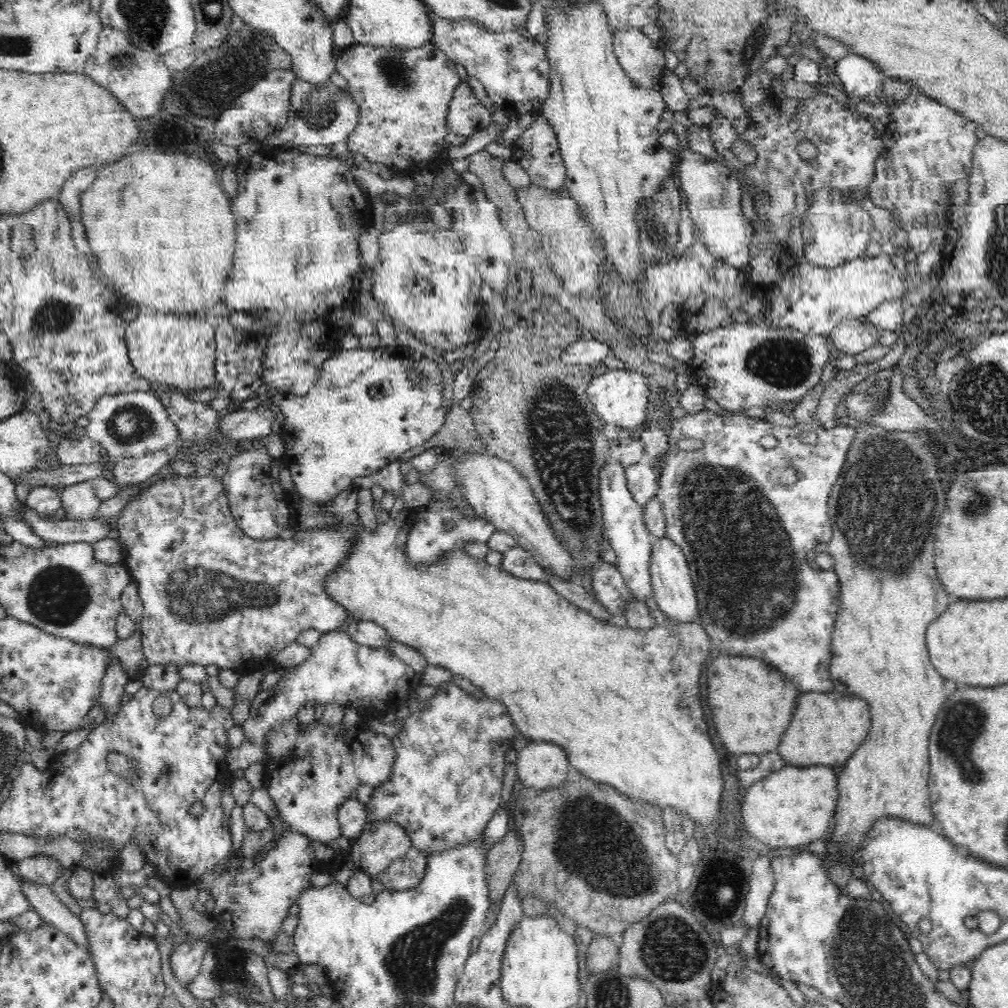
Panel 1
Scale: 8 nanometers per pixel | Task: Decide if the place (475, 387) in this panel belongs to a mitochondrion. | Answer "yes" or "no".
no

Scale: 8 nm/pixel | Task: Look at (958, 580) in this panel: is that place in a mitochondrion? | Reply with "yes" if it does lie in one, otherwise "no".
no

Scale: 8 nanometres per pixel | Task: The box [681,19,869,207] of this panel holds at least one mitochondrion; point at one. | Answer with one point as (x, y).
(749, 51)

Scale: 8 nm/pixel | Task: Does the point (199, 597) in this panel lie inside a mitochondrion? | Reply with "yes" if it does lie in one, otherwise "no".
yes

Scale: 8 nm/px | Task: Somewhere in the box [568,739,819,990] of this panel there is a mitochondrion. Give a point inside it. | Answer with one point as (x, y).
(670, 951)

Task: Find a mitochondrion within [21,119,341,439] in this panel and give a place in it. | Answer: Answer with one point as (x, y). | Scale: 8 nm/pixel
(53, 316)

